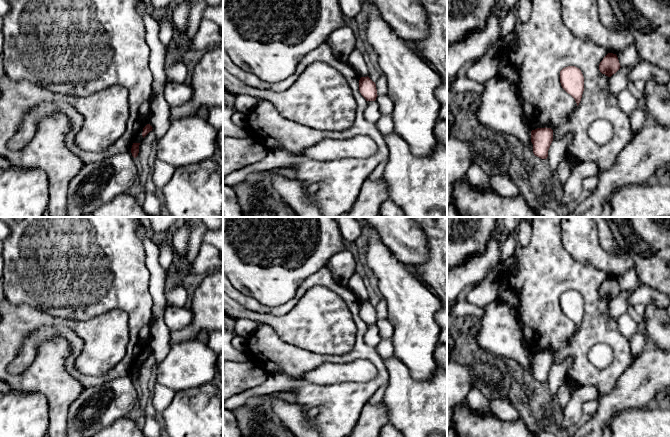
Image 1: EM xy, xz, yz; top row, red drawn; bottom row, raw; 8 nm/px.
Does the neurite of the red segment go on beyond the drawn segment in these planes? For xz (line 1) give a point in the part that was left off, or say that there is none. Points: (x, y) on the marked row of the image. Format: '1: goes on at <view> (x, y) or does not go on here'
1: does not go on here

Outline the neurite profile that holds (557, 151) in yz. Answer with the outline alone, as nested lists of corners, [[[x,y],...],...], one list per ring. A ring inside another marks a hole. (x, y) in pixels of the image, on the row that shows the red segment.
[[[568,133],[560,139],[553,139],[548,150],[548,163],[550,167],[551,177],[555,176],[557,165],[564,161],[568,145],[573,139],[573,134]]]

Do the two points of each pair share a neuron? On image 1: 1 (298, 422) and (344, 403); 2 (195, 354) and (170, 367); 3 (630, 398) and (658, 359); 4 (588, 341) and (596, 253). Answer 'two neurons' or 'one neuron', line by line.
1: two neurons
2: one neuron
3: one neuron
4: two neurons

